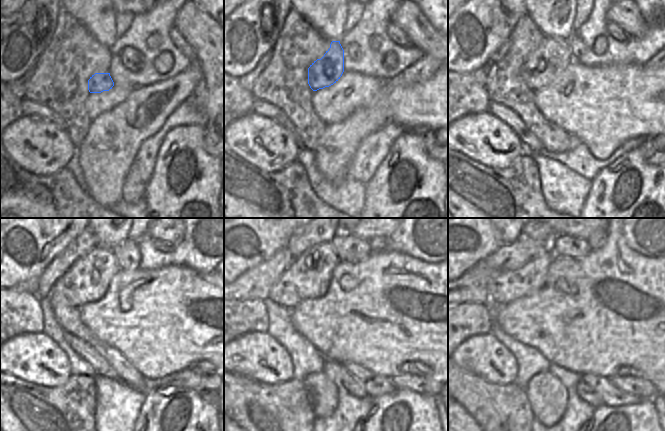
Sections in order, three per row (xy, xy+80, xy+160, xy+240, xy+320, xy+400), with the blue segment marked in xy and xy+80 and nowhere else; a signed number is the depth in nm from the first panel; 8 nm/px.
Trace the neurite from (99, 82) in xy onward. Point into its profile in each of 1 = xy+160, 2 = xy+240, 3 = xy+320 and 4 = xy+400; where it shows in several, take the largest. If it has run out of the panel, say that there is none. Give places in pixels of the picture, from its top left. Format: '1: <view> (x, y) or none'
1: xy+160 (547, 62)
2: xy+240 (86, 281)
3: xy+320 (308, 277)
4: xy+400 (509, 286)

